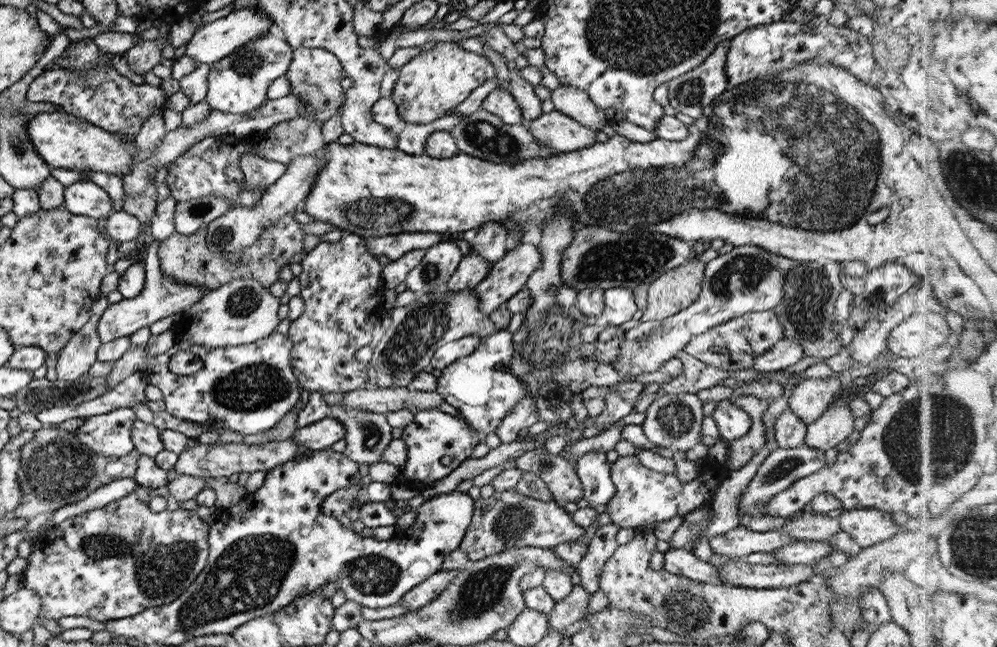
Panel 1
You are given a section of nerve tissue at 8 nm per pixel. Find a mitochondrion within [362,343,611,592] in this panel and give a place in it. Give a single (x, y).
(511, 525)

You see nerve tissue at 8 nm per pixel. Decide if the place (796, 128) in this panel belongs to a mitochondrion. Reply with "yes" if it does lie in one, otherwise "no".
yes

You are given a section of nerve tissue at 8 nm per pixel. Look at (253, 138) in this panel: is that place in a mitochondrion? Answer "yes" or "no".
no

